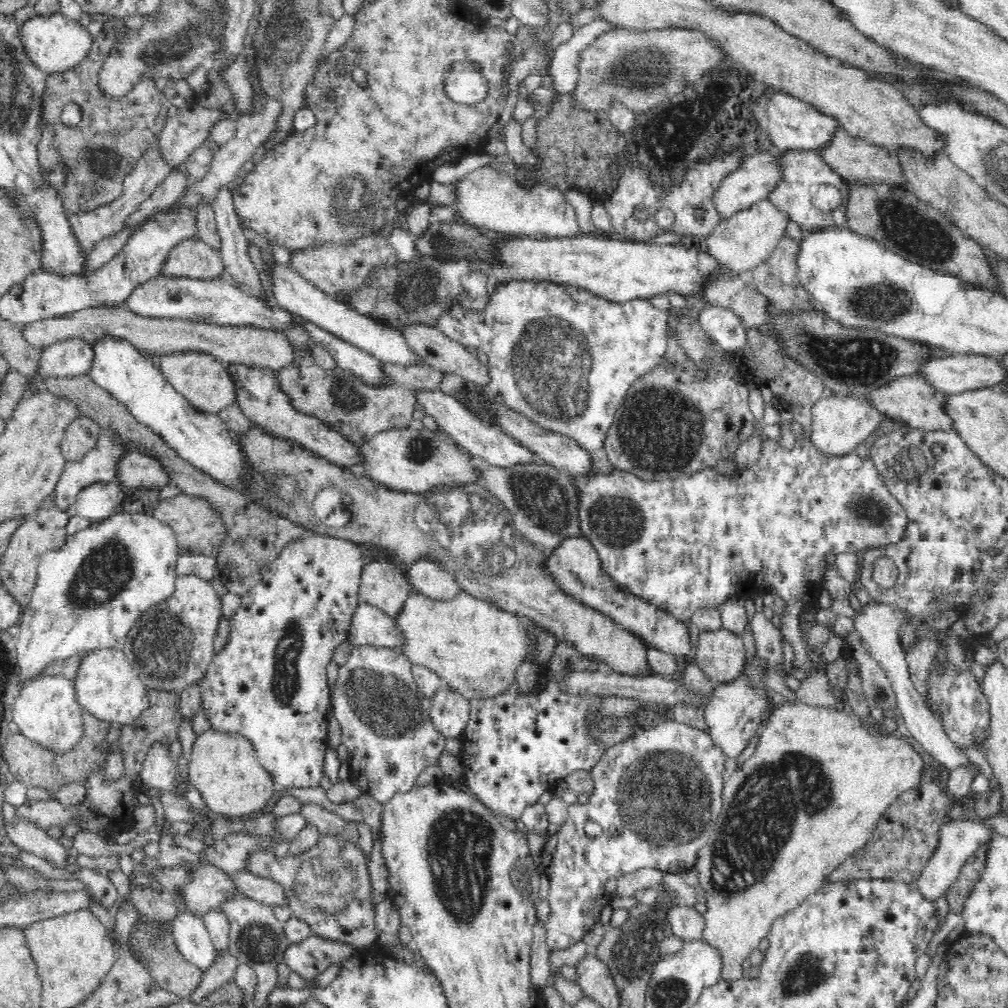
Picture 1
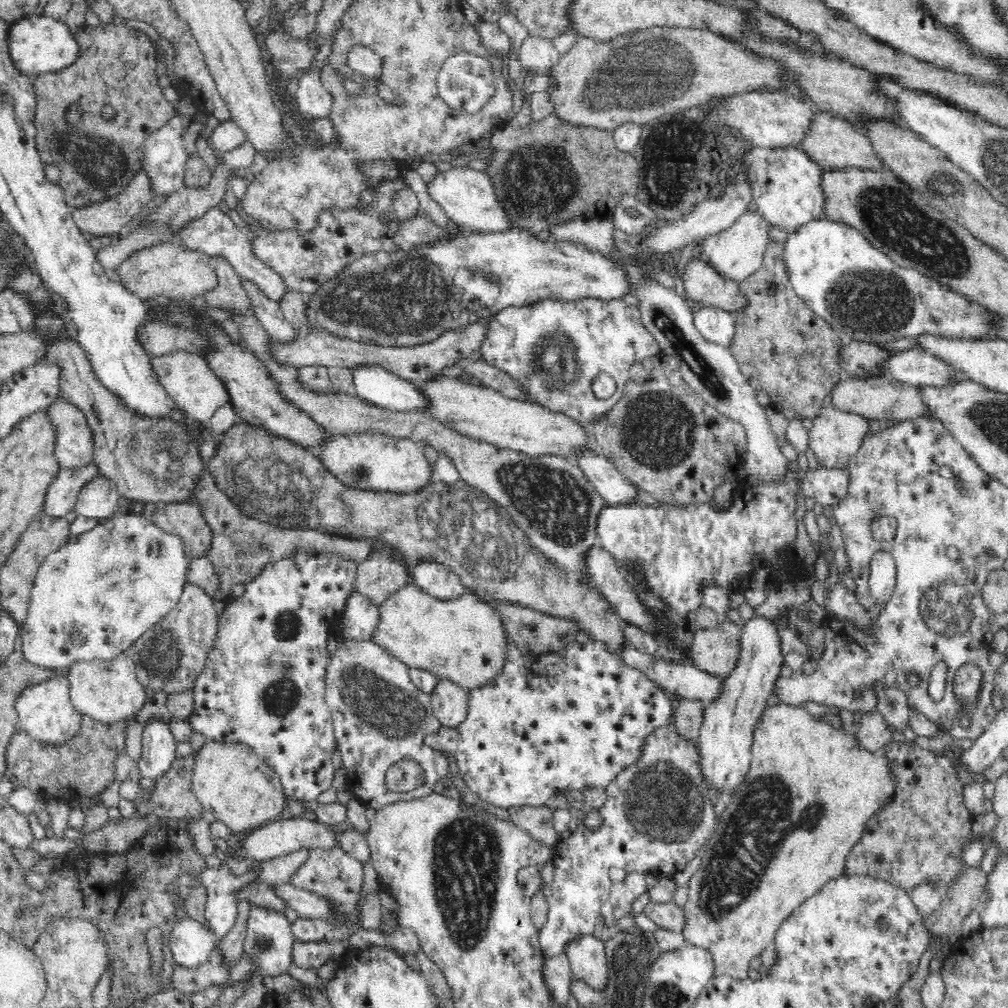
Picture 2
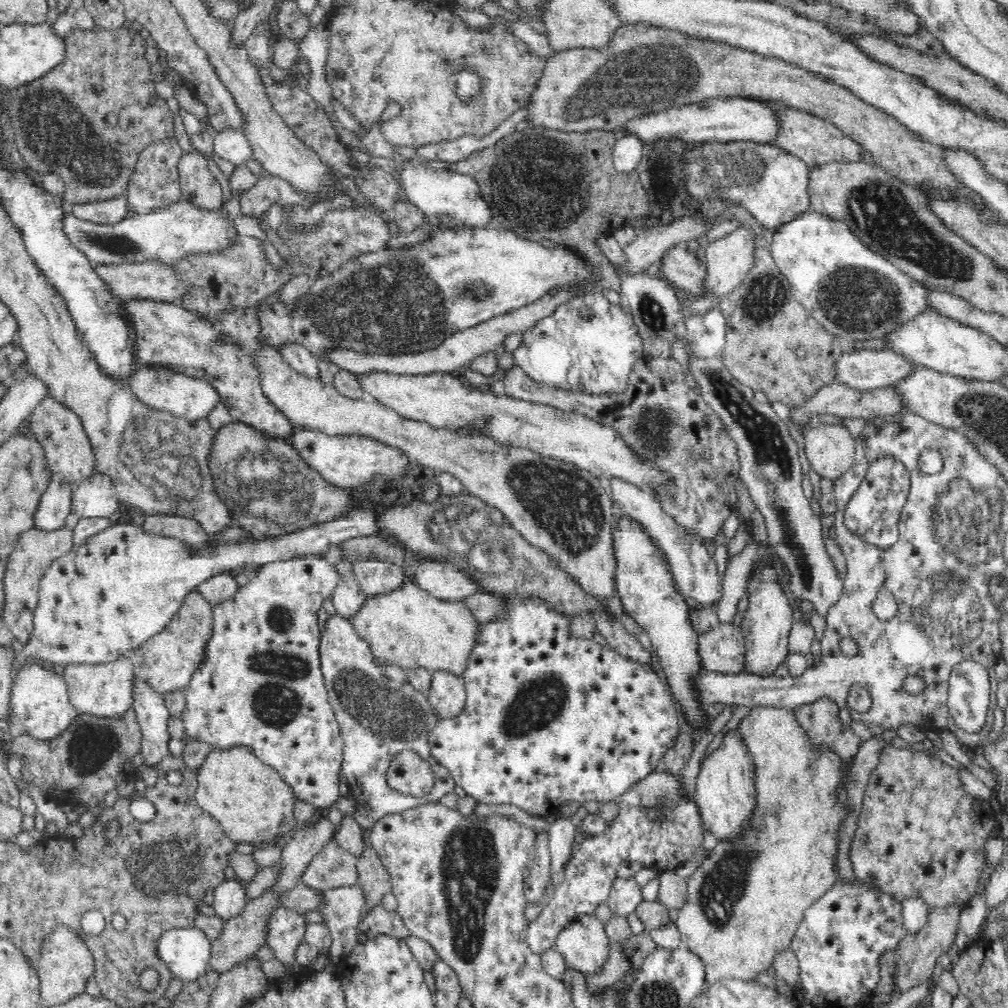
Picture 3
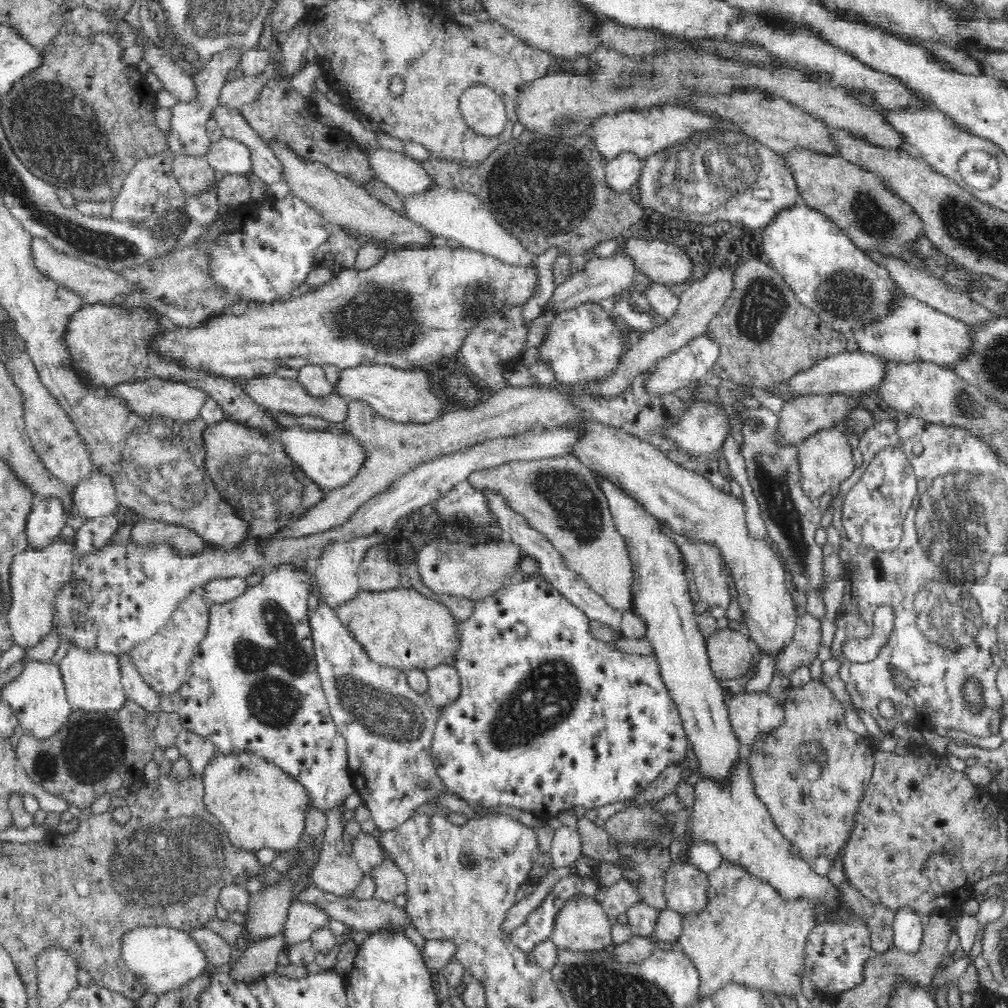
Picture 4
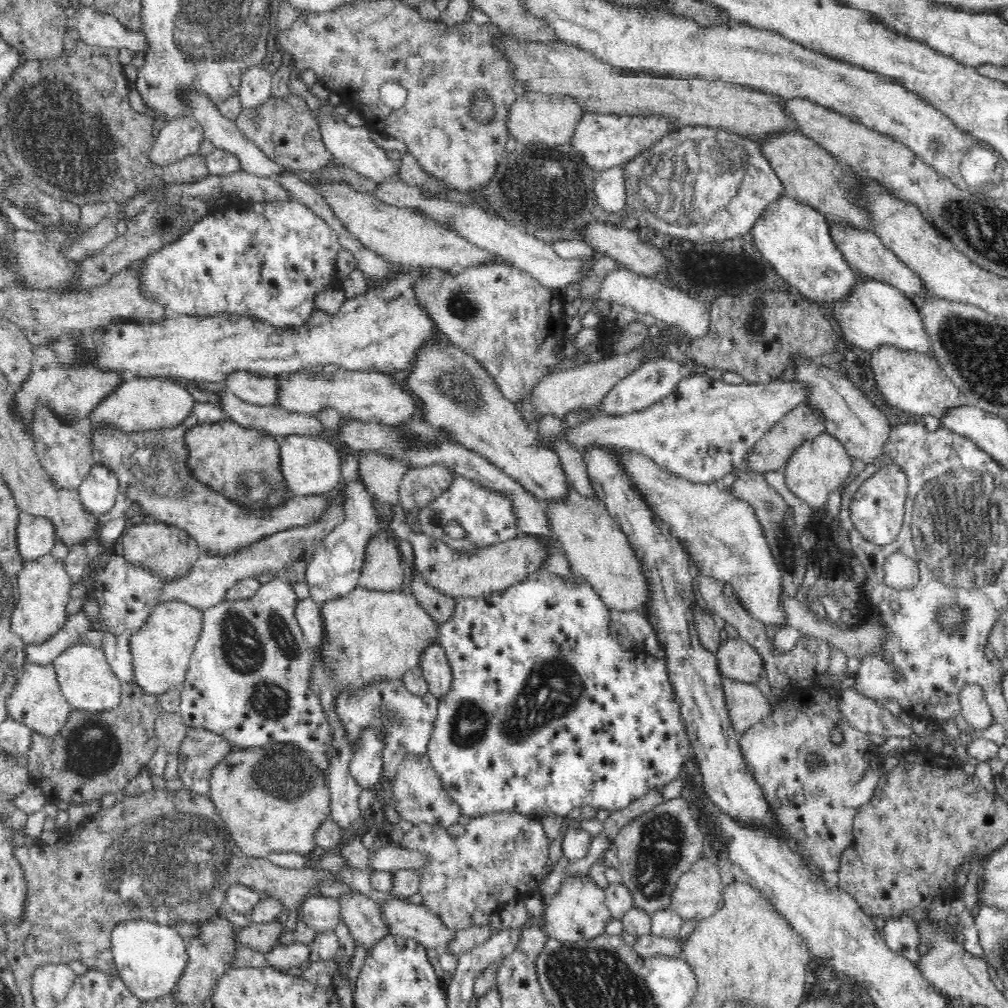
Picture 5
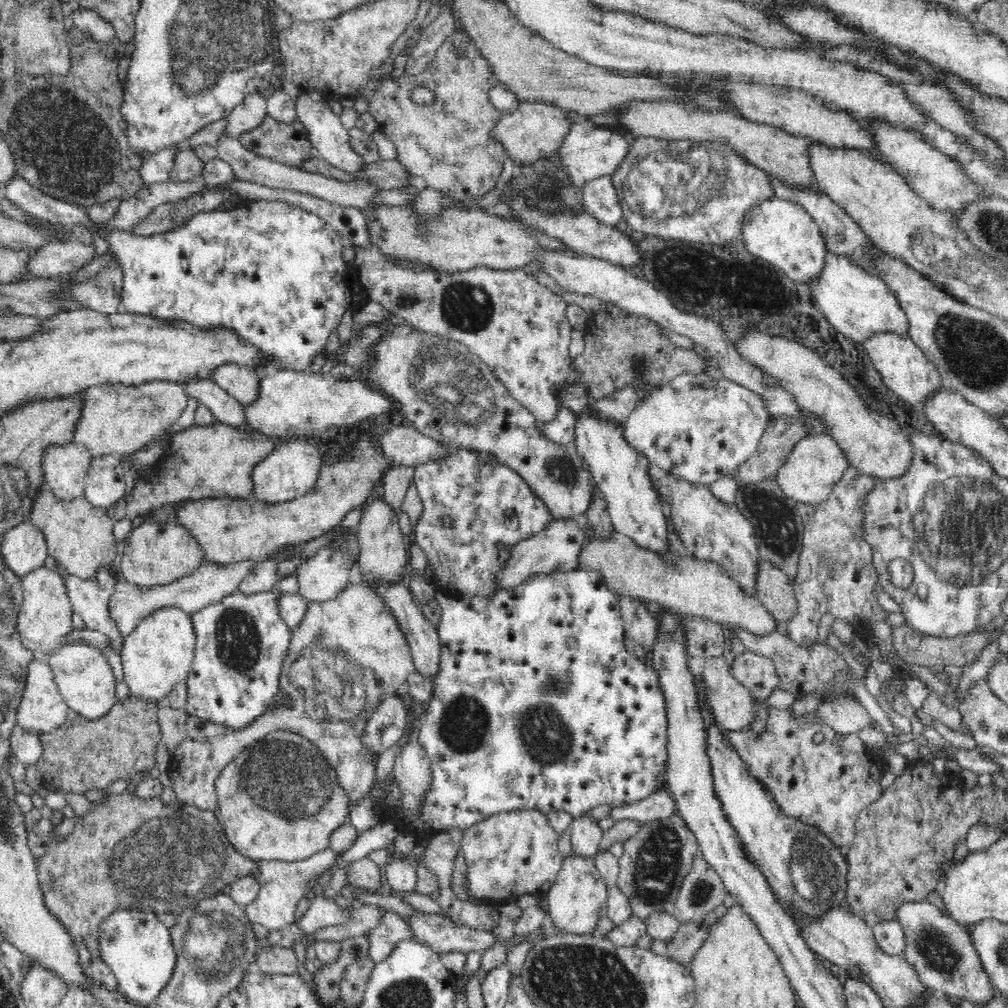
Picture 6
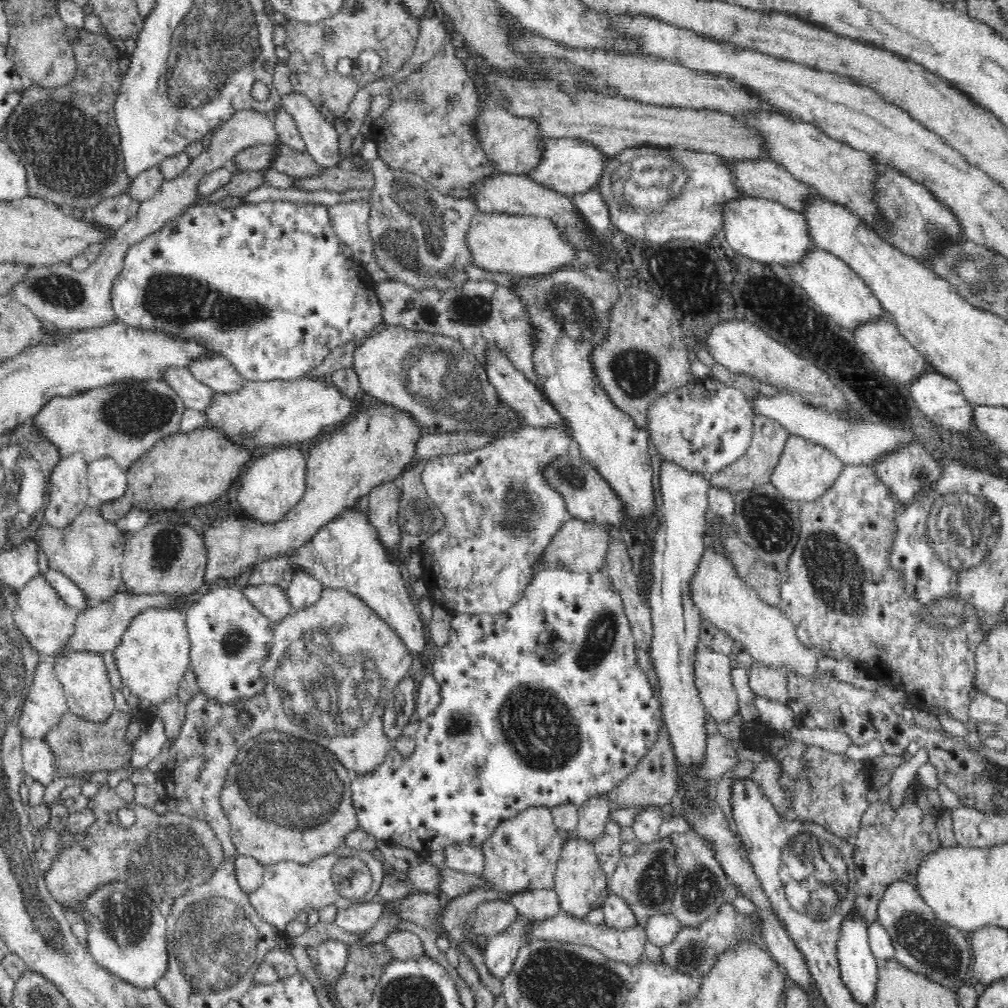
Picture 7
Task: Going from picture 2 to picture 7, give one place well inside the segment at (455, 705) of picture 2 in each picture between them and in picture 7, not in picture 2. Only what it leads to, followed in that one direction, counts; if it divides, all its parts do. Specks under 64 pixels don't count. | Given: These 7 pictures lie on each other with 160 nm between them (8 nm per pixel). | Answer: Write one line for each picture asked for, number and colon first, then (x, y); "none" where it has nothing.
3: (447, 695)
4: (444, 683)
5: (436, 669)
6: (425, 646)
7: (344, 554)

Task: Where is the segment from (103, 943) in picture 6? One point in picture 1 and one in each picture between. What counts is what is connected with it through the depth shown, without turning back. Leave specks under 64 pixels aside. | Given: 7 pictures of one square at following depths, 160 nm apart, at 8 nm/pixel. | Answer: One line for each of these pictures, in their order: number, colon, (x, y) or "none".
1: (190, 933)
2: (191, 943)
3: (187, 951)
4: (165, 959)
5: (150, 958)

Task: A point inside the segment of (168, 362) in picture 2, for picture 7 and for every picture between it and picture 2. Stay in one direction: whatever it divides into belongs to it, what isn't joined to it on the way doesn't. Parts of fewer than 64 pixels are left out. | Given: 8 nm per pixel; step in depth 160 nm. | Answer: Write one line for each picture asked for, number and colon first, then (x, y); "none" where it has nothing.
3: (162, 388)
4: (154, 396)
5: (140, 403)
6: (117, 419)
7: (123, 421)

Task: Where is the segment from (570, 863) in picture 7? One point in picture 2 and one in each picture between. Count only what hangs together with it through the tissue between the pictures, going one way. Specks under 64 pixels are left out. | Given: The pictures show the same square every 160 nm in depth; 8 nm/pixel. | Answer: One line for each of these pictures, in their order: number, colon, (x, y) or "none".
2: (589, 964)
3: (584, 944)
4: (582, 925)
5: (578, 911)
6: (577, 899)

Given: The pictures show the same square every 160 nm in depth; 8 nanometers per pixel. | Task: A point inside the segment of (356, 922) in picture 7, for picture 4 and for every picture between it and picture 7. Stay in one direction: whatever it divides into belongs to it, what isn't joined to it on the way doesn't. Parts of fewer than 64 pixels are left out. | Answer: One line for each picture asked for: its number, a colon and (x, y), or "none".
4: (302, 919)
5: (320, 913)
6: (322, 912)

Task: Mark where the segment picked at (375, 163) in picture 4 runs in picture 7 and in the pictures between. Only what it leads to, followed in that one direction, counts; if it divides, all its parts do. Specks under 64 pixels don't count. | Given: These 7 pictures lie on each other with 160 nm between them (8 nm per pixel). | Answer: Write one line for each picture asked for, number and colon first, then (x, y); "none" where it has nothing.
5: (354, 147)
6: (330, 138)
7: (320, 137)

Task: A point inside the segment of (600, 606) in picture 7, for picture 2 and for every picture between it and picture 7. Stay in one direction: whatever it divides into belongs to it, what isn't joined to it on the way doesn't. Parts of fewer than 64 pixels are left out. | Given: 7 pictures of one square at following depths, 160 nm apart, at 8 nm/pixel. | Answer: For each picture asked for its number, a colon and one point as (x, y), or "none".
2: (570, 719)
3: (549, 718)
4: (526, 650)
5: (547, 713)
6: (577, 721)

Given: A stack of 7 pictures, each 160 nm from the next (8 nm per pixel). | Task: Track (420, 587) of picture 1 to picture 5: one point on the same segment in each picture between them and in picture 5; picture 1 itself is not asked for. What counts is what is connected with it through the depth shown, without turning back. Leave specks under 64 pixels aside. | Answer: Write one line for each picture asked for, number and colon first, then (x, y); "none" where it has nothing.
2: (434, 579)
3: (445, 581)
4: (473, 573)
5: (480, 571)

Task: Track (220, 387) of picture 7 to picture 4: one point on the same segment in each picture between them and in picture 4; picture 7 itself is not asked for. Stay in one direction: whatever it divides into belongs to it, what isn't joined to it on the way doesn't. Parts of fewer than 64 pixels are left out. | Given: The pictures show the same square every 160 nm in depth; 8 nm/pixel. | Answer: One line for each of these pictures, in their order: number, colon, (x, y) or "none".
4: (279, 394)
5: (262, 390)
6: (242, 382)

